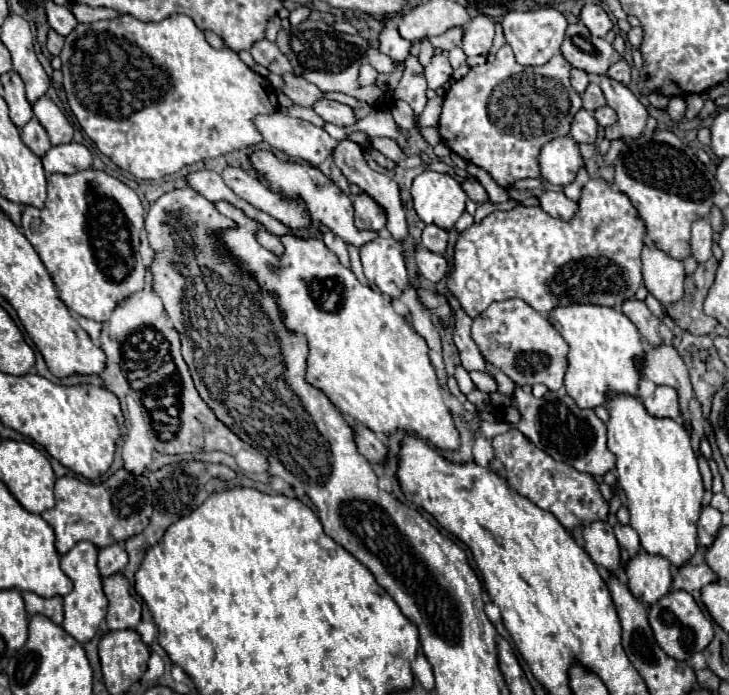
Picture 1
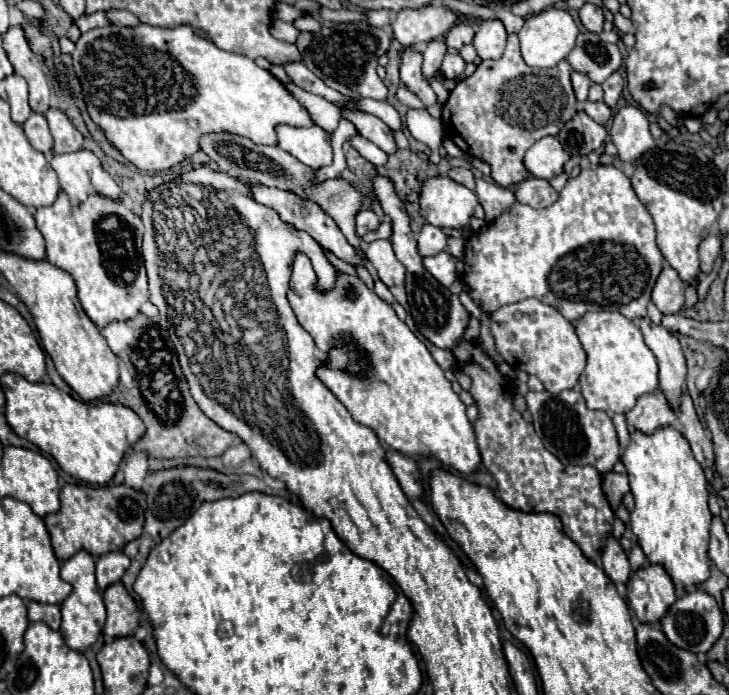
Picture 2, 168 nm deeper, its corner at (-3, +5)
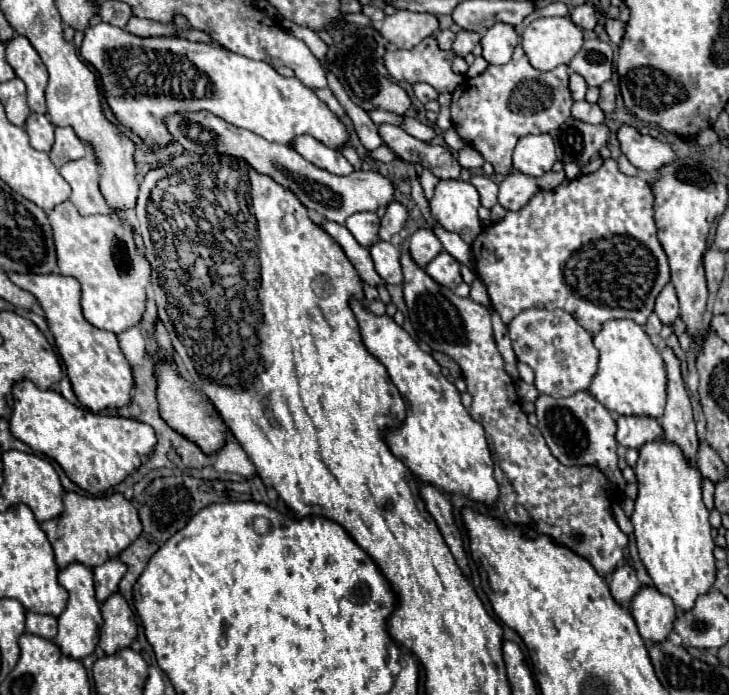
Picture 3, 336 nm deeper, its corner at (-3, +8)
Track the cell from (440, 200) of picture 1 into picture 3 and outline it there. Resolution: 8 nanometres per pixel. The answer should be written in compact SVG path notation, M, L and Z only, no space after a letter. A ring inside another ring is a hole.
M440 180L430 202L434 220L440 222L448 232L460 234L460 238L468 244L482 232L478 206L480 196L476 188L462 180Z

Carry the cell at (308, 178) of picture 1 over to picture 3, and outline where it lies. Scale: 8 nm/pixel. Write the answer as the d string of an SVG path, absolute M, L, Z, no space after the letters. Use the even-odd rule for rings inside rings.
M390 202L388 210L382 218L382 224L380 224L380 238L390 240L394 234L398 234L402 230L406 220L408 220L408 208L400 202Z

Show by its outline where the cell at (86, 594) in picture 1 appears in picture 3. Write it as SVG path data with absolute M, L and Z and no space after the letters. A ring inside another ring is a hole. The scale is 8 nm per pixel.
M70 564L68 568L60 570L58 582L66 588L68 592L68 604L66 610L58 616L58 634L56 634L56 644L60 646L62 654L68 654L68 658L86 658L94 652L98 644L98 634L102 626L102 616L100 616L100 606L94 598L94 580L92 580L92 570L86 568L84 564Z

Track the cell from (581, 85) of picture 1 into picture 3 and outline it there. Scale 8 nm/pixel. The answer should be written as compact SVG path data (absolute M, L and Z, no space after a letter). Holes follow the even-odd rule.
M572 72L570 74L570 92L572 92L572 98L574 100L584 100L584 94L586 94L586 80L580 76L580 74L576 74L576 72Z

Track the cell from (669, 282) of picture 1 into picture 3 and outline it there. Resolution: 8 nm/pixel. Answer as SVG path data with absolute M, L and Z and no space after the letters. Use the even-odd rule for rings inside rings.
M668 284L660 292L660 296L656 300L654 312L658 314L658 318L660 318L662 324L674 324L674 320L678 318L678 298L676 298L676 292L674 292L672 284Z

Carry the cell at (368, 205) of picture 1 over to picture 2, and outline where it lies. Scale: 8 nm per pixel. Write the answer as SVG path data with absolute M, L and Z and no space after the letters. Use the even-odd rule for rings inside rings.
M362 209L356 215L356 233L362 237L368 231L374 231L380 225L380 217L372 209Z

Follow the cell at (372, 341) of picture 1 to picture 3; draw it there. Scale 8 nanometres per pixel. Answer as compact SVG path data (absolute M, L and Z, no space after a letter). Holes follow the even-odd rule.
M352 300L352 310L360 324L364 346L388 370L392 384L406 402L406 420L400 428L388 430L386 442L396 458L400 458L414 476L432 484L444 494L462 494L472 502L482 502L492 508L498 500L498 484L492 474L492 454L480 422L472 420L460 402L460 392L450 384L436 360L418 348L412 336L388 316L374 316L358 300Z

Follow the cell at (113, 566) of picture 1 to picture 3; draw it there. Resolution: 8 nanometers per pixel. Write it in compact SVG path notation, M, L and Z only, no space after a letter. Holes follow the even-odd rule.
M110 558L102 566L96 566L92 574L94 574L94 586L96 586L96 600L102 604L110 594L118 590L118 582L126 574L126 566L118 558Z

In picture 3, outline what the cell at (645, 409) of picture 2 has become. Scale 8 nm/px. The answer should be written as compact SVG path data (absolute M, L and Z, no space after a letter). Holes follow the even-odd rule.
M620 416L616 430L616 442L622 448L640 448L646 442L656 440L662 434L660 424L654 418L642 418L642 416Z

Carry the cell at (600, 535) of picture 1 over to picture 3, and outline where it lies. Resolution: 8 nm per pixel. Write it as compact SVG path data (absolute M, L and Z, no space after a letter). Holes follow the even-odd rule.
M620 564L614 570L614 574L608 578L608 586L618 604L628 604L642 588L642 584L638 582L636 572L630 564Z

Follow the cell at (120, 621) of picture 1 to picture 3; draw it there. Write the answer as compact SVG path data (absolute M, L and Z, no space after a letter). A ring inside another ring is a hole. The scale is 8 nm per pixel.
M116 592L102 604L102 618L104 626L100 630L100 648L104 654L114 654L116 650L122 650L134 642L138 624L122 594Z

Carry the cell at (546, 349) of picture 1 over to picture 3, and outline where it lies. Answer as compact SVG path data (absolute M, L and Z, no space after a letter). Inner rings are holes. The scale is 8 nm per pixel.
M524 310L512 320L508 332L516 358L534 370L534 386L540 394L564 398L590 388L598 372L598 350L592 344L592 334L584 330L572 314L564 310Z

